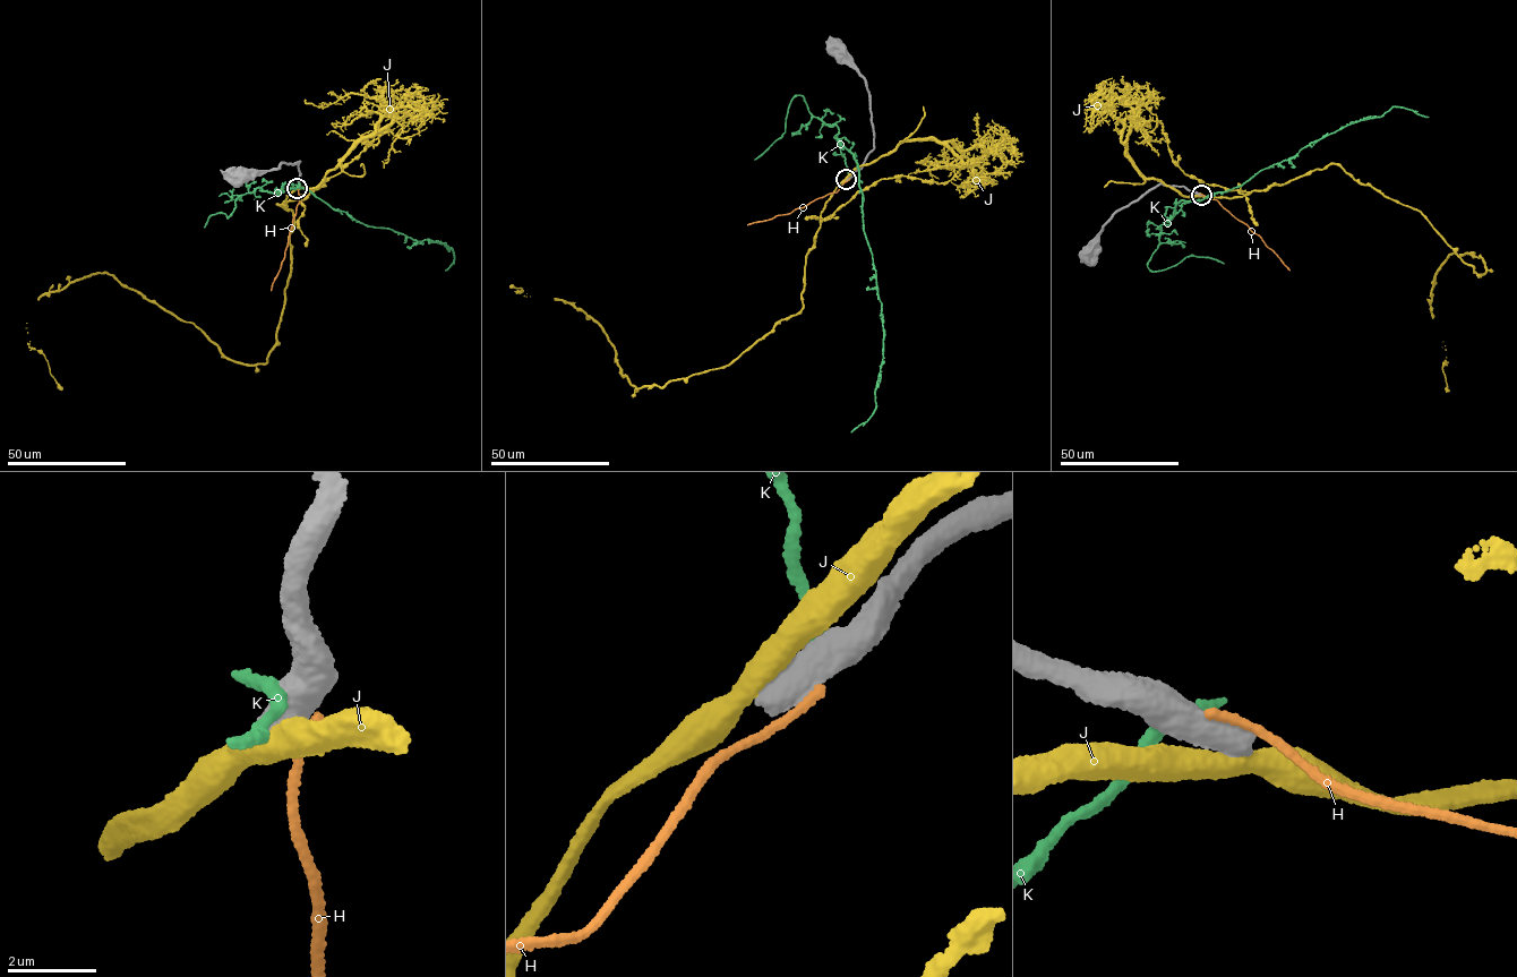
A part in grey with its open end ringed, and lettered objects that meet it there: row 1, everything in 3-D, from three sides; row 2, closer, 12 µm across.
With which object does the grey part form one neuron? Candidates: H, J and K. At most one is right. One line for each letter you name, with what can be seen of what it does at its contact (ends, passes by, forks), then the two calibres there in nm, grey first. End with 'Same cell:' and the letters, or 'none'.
Same cell: none

